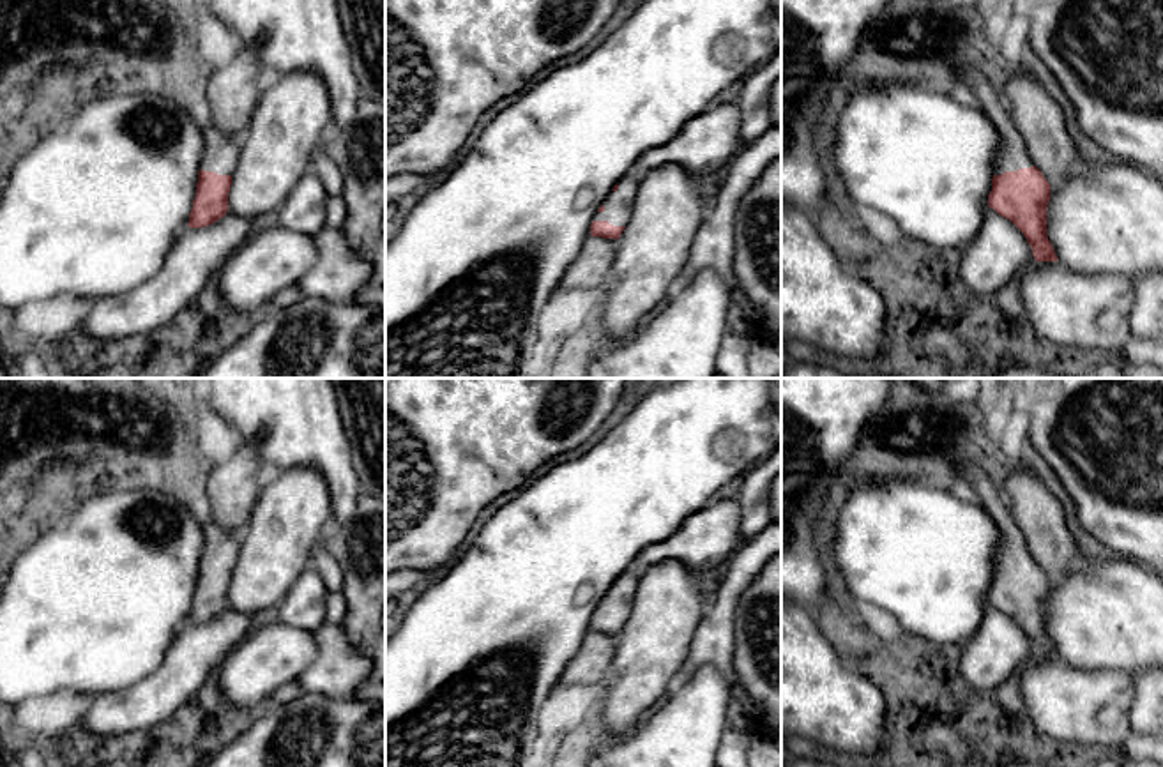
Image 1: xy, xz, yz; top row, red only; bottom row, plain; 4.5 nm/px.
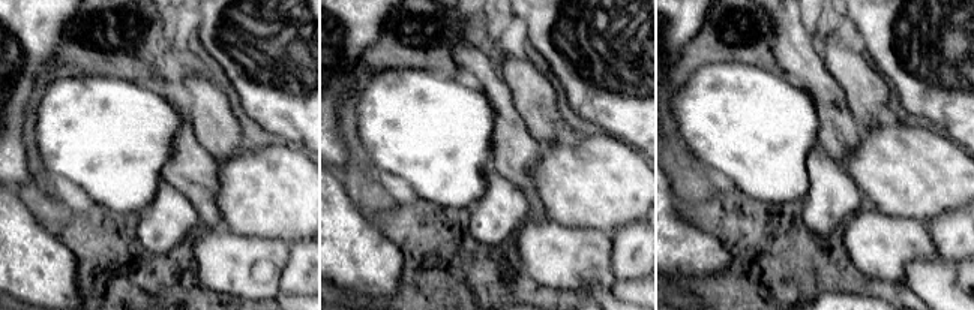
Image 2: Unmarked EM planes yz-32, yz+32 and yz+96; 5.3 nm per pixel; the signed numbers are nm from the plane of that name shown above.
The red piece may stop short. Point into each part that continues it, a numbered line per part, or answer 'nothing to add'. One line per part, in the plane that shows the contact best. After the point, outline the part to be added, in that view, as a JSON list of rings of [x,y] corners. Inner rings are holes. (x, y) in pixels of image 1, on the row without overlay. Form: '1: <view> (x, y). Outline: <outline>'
1: yz (1011, 550). Outline: [[[958,458],[954,459],[954,468],[960,479],[967,484],[965,493],[986,509],[992,521],[1000,530],[1000,543],[995,553],[995,571],[1030,564],[1032,557],[1027,550],[1025,537],[1016,527],[1002,493],[990,482],[979,467]]]

